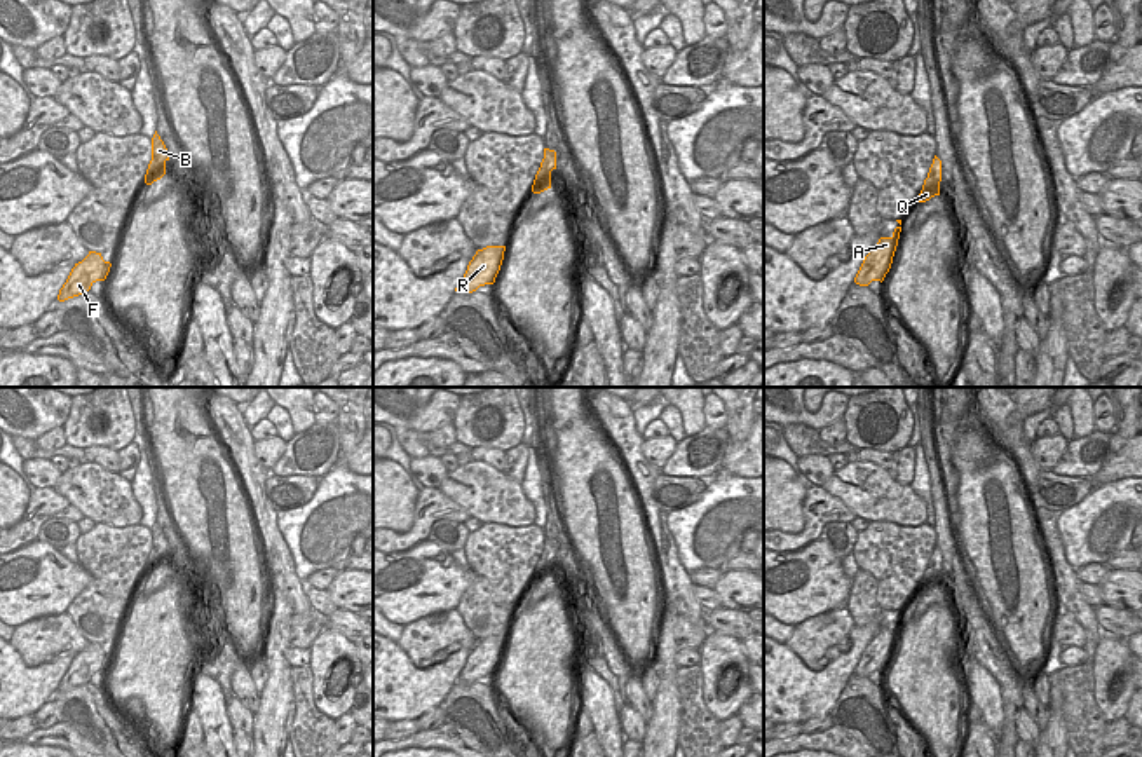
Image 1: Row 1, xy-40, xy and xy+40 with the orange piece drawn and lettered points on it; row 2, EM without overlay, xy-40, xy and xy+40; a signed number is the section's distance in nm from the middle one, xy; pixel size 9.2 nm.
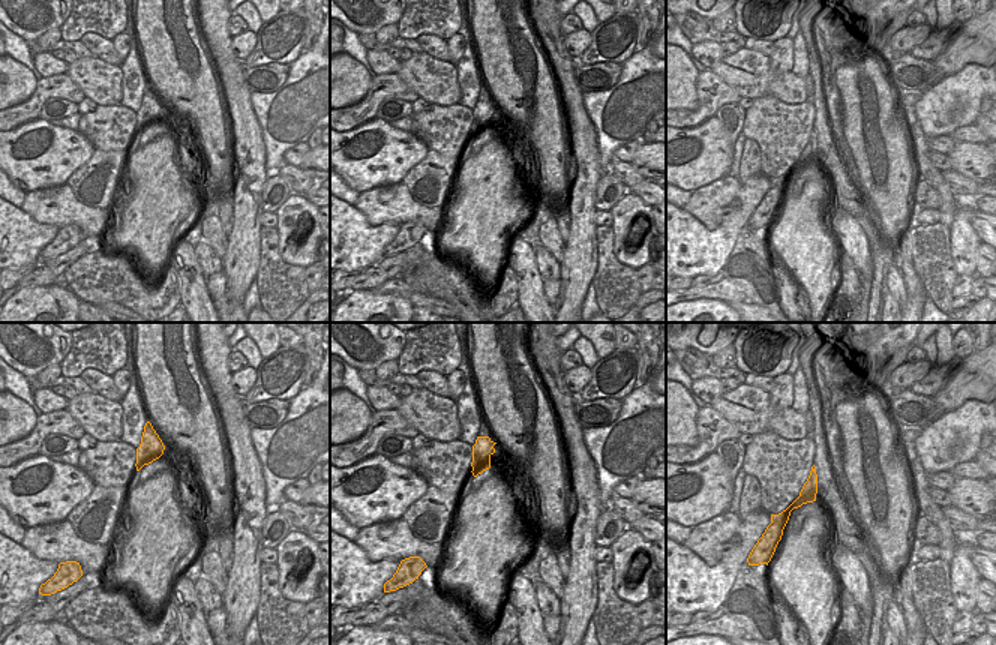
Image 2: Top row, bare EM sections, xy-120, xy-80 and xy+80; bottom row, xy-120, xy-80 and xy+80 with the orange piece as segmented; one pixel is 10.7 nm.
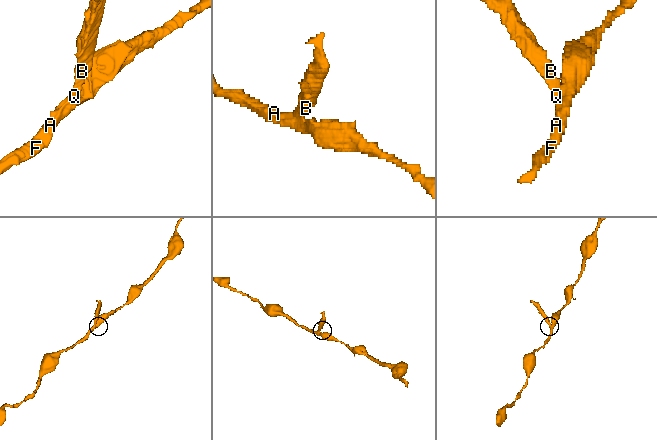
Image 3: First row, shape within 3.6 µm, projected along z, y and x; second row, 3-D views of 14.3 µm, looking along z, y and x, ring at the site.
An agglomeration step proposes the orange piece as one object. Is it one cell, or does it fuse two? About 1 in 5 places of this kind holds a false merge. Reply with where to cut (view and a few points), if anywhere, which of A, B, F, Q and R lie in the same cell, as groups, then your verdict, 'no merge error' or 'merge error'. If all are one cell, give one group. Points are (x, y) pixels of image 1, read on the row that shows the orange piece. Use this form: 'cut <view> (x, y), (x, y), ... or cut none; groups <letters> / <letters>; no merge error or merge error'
cut none; groups A B F Q R; no merge error

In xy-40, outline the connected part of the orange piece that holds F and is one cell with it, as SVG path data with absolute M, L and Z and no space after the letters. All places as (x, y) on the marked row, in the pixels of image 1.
M89 251L89 255L71 269L66 283L59 290L58 300L65 302L87 293L96 281L106 279L110 267L112 263L105 262L101 253Z

